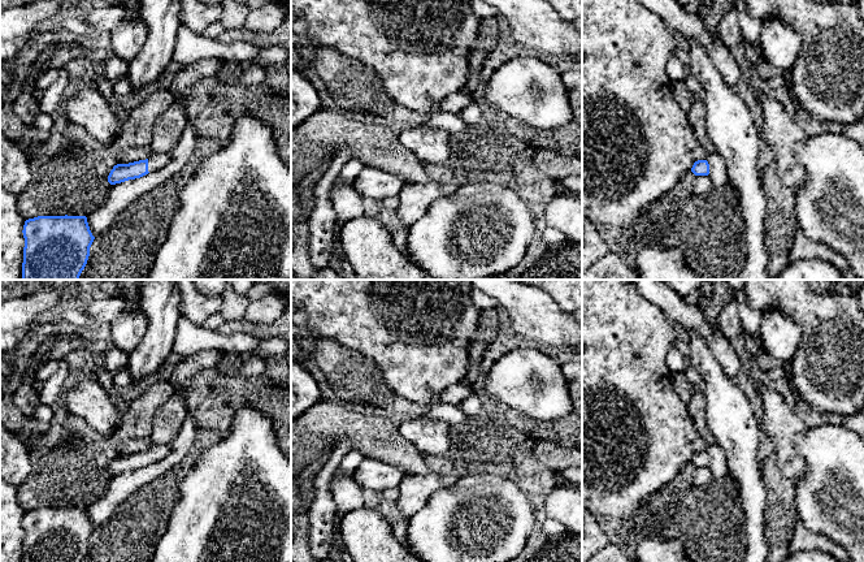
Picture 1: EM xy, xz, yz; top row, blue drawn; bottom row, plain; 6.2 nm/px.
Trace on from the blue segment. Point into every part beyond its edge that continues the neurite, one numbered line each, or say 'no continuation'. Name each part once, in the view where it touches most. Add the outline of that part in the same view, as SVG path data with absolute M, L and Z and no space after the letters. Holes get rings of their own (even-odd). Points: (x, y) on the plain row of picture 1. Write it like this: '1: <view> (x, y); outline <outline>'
1: xy (156, 453); outline M172 444L155 445L148 449L148 463L152 464L161 461L172 451Z

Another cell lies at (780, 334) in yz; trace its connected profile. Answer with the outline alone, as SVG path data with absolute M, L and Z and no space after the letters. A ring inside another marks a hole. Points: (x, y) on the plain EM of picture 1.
M777 310L763 314L759 337L763 349L789 367L802 341L802 328Z

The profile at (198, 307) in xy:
M175 280L181 295L179 312L197 325L203 325L212 315L225 312L221 297L204 295L194 280Z

